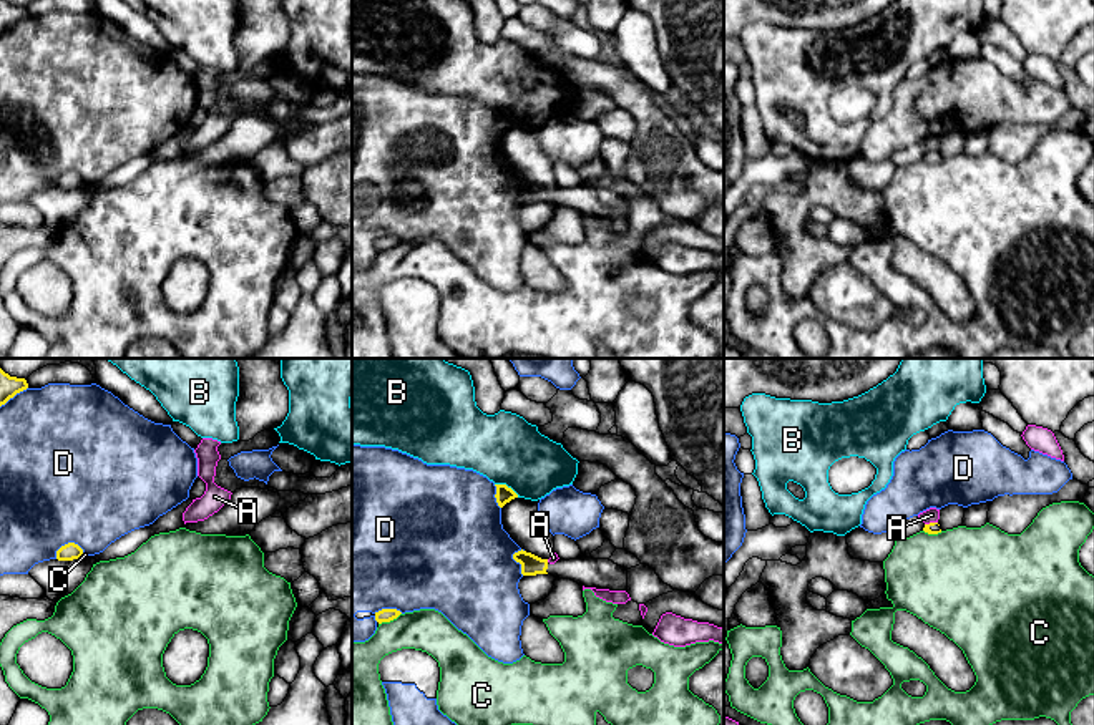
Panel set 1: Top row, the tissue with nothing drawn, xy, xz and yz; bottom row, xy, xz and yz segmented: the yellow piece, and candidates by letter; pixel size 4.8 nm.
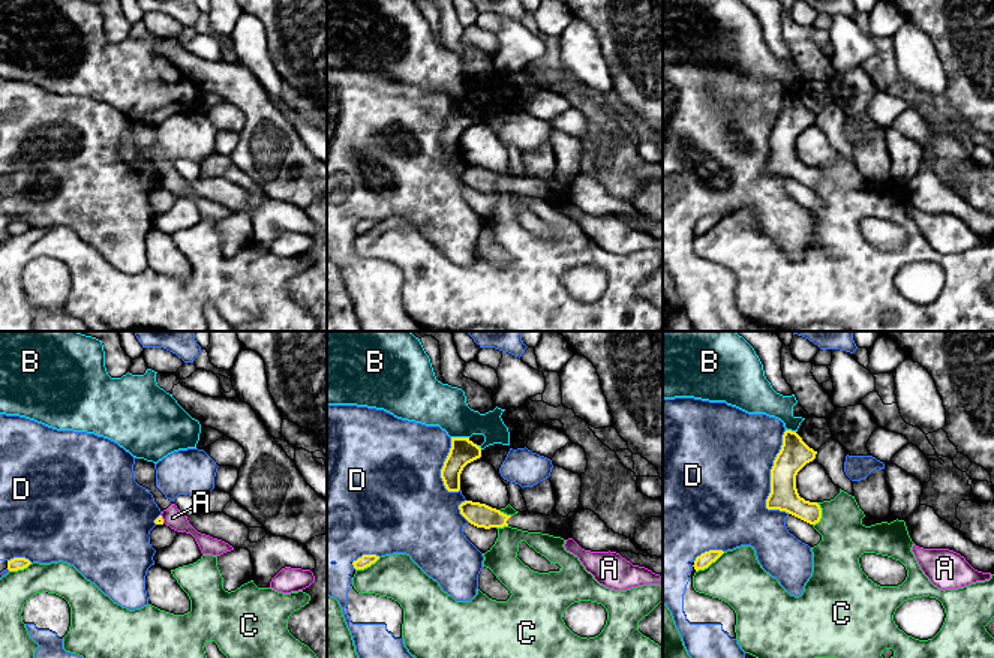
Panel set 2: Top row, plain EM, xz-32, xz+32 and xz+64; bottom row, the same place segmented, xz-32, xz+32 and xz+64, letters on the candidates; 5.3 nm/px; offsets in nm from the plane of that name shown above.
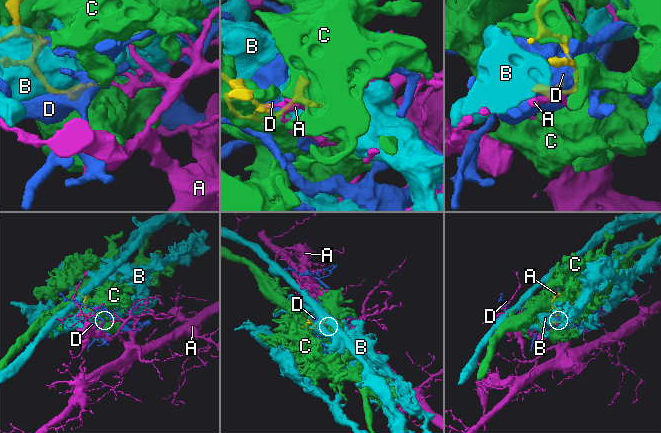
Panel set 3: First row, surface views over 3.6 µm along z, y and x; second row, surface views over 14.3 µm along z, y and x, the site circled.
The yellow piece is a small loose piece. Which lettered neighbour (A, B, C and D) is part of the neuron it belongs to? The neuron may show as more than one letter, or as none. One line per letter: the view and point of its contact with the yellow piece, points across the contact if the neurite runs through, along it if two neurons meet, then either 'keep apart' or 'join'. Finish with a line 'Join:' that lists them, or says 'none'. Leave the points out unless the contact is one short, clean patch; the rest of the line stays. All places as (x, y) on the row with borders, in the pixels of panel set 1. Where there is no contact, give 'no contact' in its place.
A: yz (930, 523) | keep apart
B: xz (505, 485) | keep apart
C: xz (389, 621) | keep apart
D: xy (68, 543) | keep apart
Join: none

